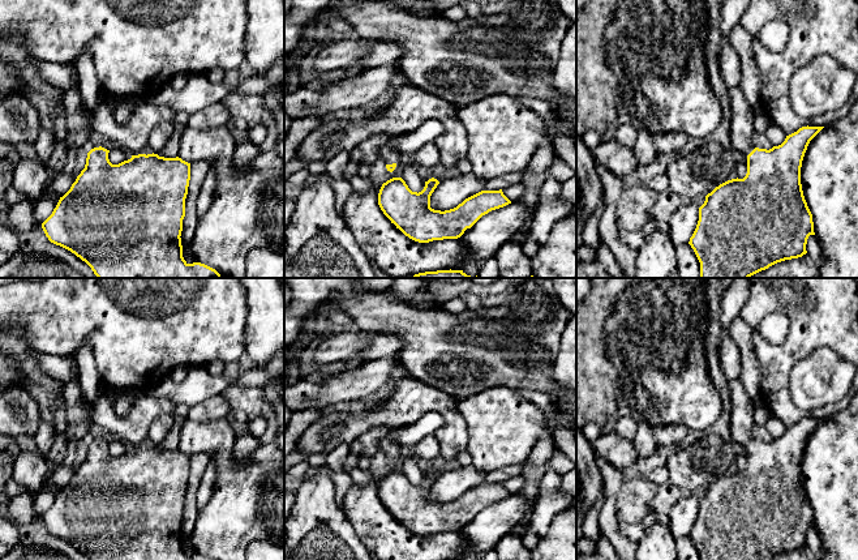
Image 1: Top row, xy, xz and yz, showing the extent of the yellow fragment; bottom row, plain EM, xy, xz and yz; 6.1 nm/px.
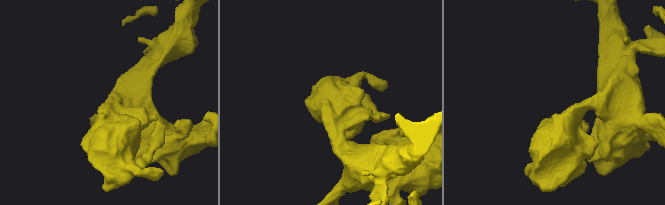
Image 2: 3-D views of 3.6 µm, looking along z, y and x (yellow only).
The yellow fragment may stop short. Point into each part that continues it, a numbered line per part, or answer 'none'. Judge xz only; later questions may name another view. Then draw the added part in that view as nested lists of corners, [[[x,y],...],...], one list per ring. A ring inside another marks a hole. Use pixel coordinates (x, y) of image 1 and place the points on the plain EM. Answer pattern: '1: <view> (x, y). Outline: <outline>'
1: xz (389, 447). Outline: [[[386,435],[379,443],[379,453],[386,457],[398,456],[403,448],[398,441]]]

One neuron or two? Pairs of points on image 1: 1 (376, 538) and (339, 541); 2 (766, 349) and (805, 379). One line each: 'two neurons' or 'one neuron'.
1: two neurons
2: two neurons

